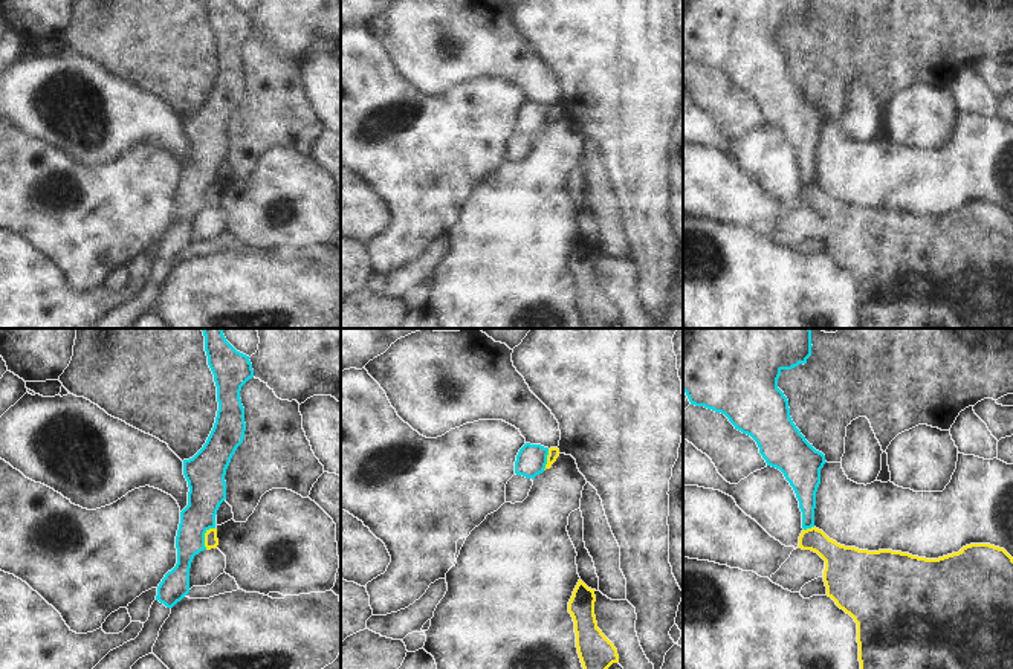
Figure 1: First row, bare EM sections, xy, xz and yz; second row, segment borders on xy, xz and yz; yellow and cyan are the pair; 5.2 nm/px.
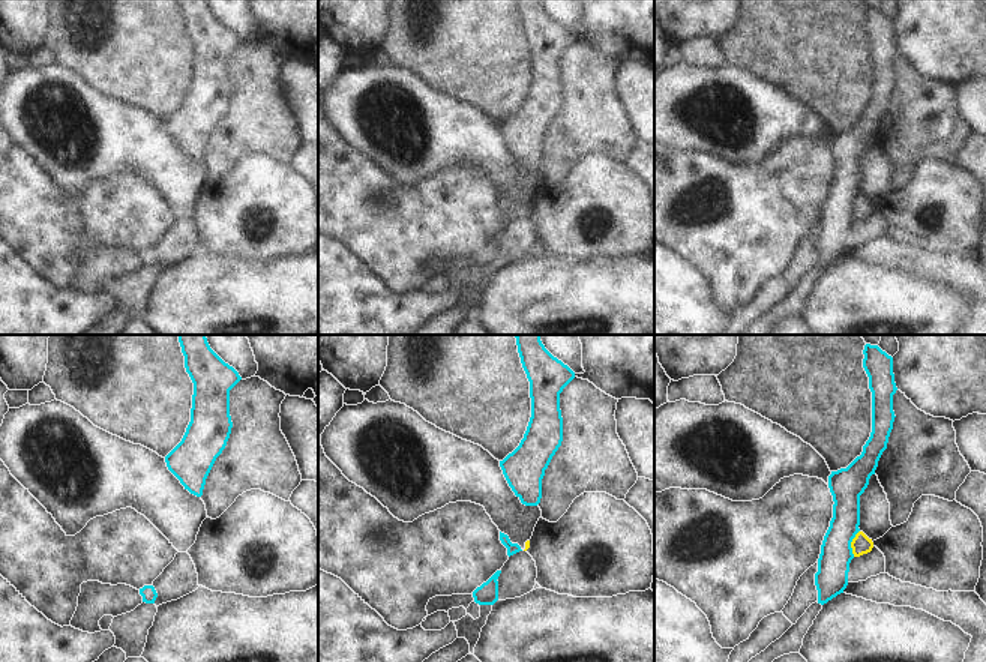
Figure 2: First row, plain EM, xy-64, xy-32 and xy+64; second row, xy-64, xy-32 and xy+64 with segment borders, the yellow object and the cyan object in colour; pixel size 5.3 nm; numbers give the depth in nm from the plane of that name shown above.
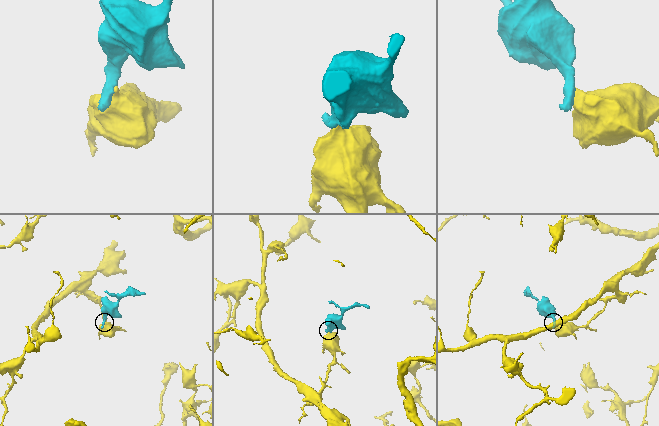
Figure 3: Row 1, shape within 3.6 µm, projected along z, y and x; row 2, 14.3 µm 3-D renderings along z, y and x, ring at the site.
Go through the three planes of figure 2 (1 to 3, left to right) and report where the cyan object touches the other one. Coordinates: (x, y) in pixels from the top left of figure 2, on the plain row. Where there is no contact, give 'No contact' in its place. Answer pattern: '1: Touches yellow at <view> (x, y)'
1: No contact
2: No contact
3: Touches yellow at xy+64 (851, 207)

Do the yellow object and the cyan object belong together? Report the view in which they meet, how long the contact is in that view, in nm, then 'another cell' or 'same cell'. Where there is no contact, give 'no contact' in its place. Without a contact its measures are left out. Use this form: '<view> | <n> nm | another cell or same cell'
xy | 130 nm | another cell

